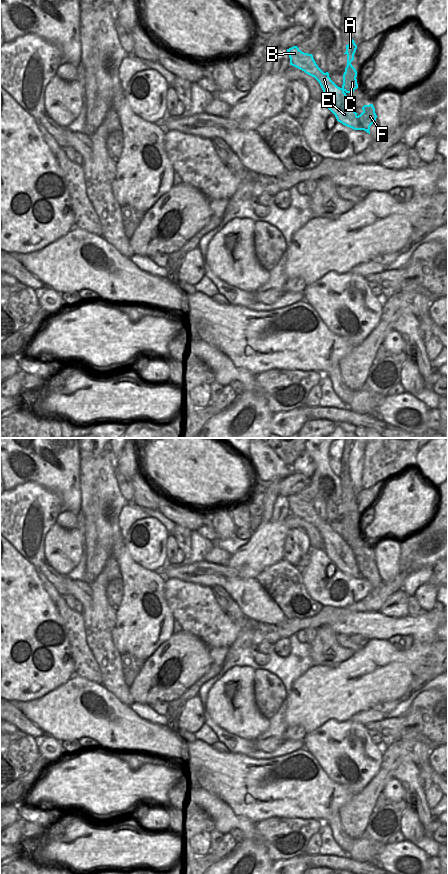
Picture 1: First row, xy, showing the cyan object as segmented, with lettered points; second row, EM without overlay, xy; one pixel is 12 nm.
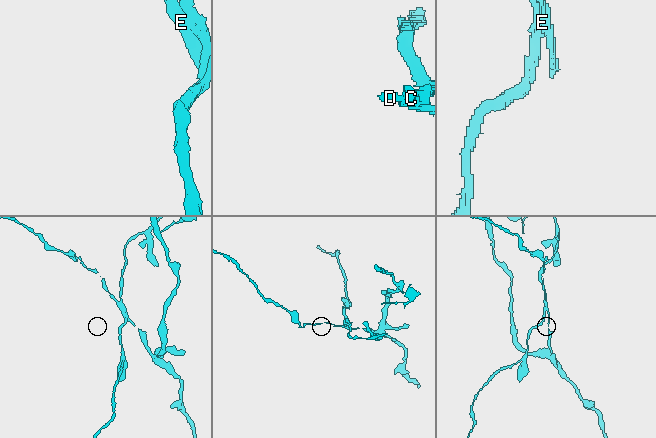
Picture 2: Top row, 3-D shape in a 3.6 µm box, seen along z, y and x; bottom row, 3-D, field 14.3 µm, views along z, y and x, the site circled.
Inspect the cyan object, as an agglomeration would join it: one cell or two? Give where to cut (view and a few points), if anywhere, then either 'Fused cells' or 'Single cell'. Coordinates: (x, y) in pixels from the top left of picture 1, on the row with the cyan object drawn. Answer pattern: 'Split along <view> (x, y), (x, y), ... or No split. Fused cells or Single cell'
Split along xy (356, 116), (362, 129). Fused cells

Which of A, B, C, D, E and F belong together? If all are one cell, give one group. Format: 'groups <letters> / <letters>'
groups A C F / B D E

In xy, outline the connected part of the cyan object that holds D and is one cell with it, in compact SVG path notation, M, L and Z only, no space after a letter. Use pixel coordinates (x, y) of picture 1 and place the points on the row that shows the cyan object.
M297 46L287 49L290 65L314 77L323 90L323 101L327 108L335 115L338 122L354 130L362 130L355 108L342 90L316 64L313 55L302 52Z

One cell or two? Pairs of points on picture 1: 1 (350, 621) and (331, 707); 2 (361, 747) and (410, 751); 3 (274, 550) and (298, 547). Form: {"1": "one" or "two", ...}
{"1": "two", "2": "two", "3": "two"}

